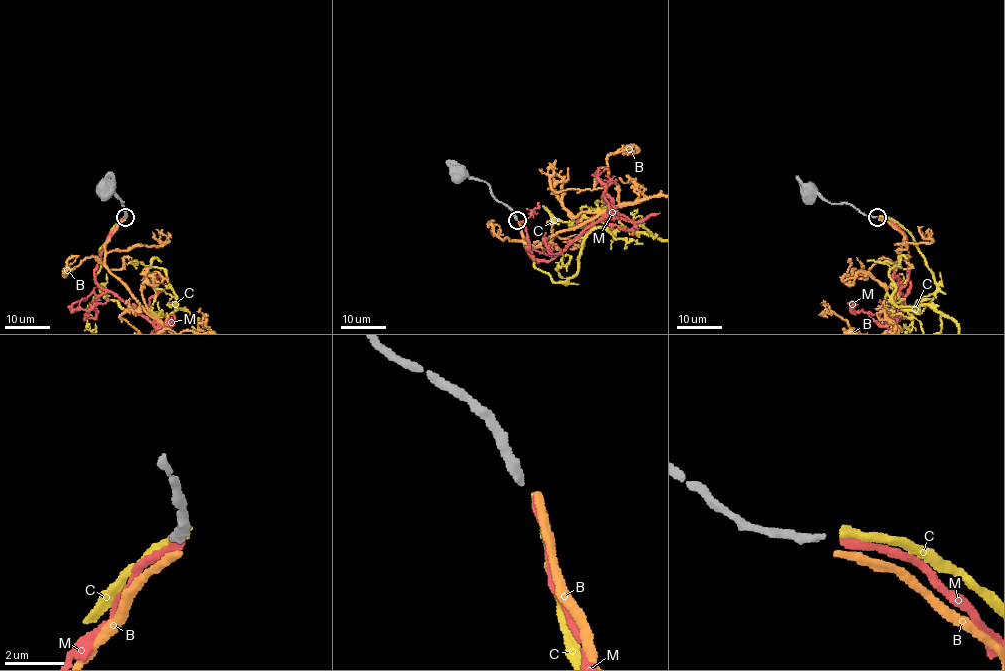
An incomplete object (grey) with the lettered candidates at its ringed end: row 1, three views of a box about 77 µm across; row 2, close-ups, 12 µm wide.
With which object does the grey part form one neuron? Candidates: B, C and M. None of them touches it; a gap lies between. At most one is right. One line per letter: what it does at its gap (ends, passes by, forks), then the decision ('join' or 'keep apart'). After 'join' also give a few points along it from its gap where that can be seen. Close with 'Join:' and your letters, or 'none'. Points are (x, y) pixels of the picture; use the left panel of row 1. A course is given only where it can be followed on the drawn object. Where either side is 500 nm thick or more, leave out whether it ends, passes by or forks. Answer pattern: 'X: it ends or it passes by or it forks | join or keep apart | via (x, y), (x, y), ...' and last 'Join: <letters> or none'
B: it ends | keep apart
C: it ends | keep apart
M: it ends | keep apart
Join: none

